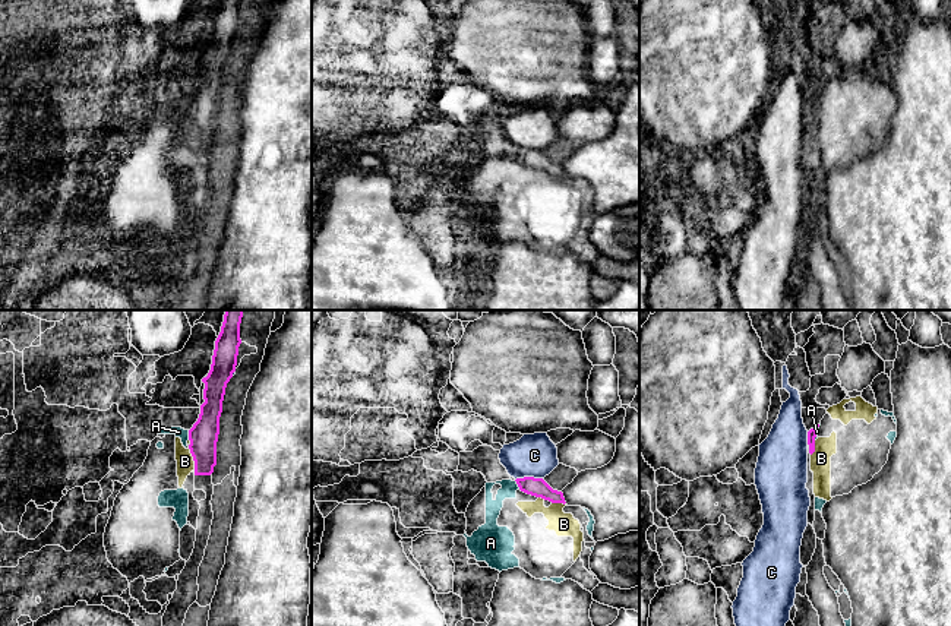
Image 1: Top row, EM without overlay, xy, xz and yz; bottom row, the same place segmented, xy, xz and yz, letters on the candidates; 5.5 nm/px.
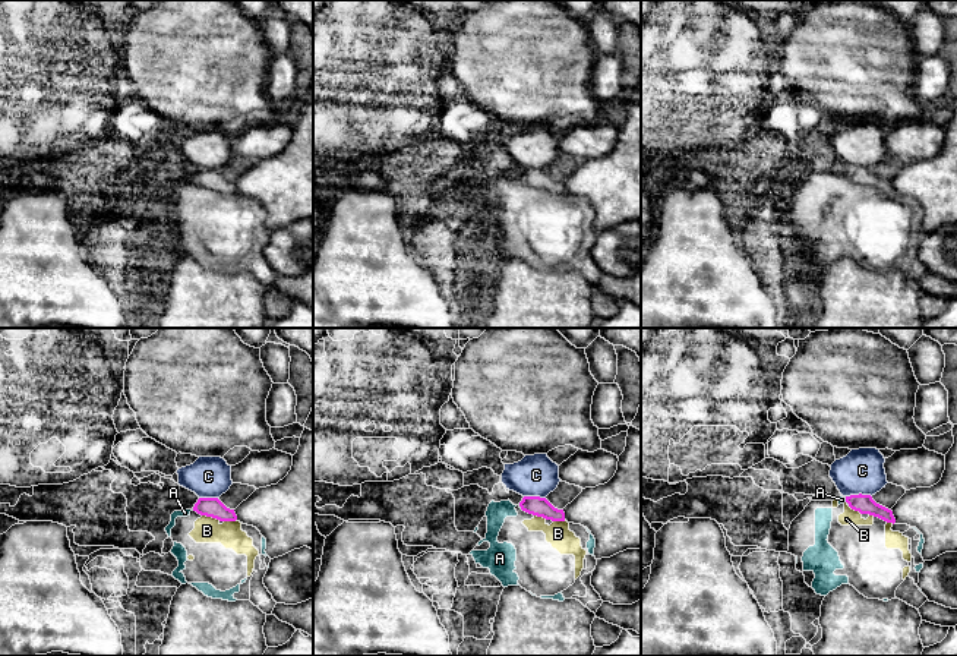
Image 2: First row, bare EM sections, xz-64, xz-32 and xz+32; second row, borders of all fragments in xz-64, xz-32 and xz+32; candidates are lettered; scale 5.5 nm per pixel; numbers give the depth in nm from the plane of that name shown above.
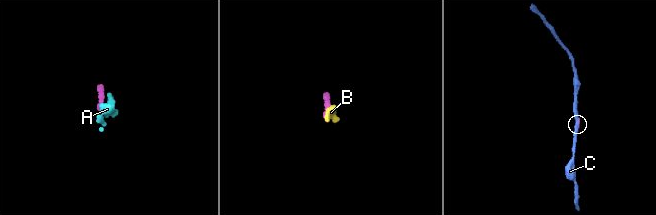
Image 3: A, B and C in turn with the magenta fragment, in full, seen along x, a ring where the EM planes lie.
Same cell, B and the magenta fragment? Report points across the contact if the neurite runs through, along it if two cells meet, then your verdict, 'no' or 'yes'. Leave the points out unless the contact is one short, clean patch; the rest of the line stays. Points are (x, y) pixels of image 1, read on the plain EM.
no

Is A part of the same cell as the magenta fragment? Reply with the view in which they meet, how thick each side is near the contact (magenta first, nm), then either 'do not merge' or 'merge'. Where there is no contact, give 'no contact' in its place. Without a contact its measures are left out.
xy | 160/60 nm | do not merge

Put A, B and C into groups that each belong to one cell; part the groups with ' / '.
A B / C

